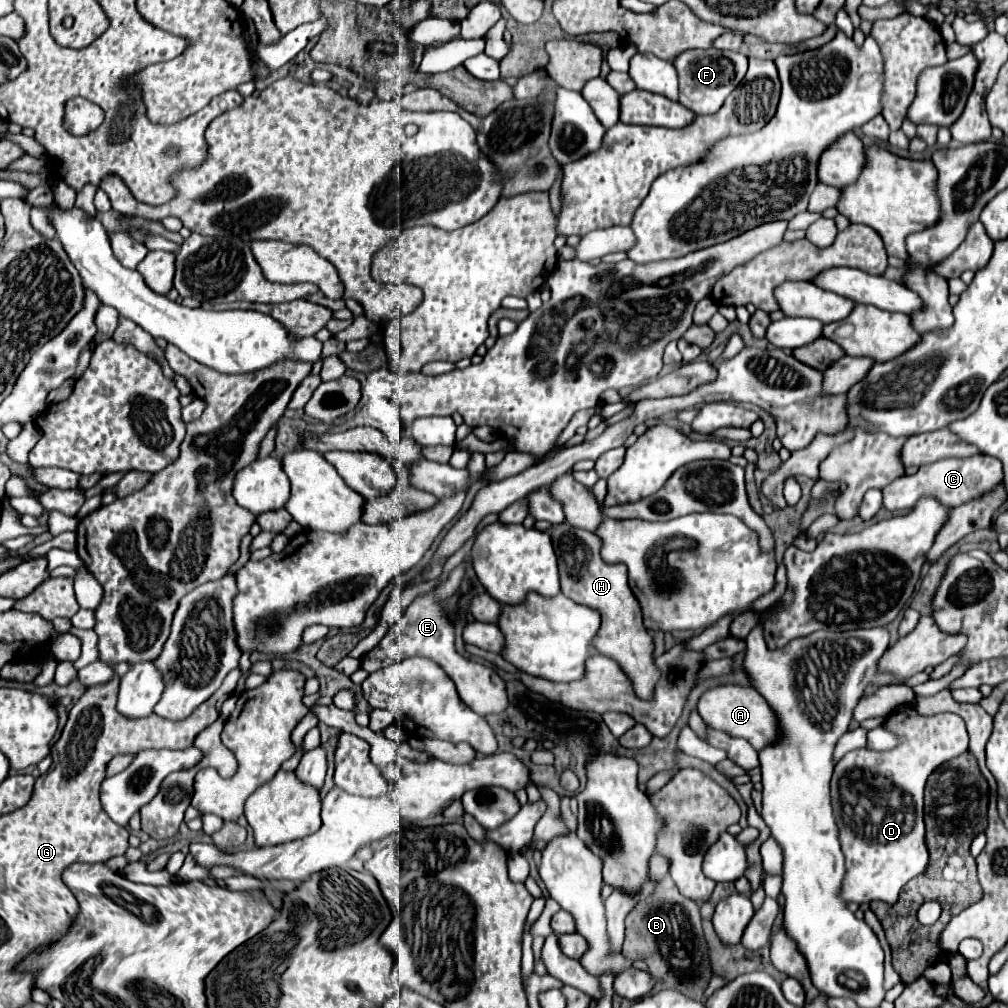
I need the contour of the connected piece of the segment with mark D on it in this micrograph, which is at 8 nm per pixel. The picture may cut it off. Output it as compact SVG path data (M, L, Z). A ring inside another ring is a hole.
M902 705L884 725L902 737L896 749L850 751L838 761L832 775L832 807L840 823L840 843L846 857L842 897L860 905L874 899L894 903L900 889L926 871L930 857L924 843L926 781L942 763L968 751L966 725L954 713L922 717L912 707ZM856 775L868 775L866 783L860 785L864 779ZM846 787L870 787L870 805L860 813L856 807L846 807Z

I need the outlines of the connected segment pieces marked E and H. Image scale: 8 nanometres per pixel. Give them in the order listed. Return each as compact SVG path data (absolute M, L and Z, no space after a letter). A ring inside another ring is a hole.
M464 559L446 577L446 581L442 581L440 585L436 585L432 591L418 595L410 603L410 607L404 611L402 619L388 629L388 633L384 635L384 639L372 651L368 651L366 655L360 657L360 667L366 669L368 673L374 673L374 671L378 671L382 667L388 667L390 663L398 663L398 661L402 661L406 657L416 657L416 655L418 657L428 657L428 659L436 661L448 673L448 677L456 683L460 699L474 713L478 713L478 715L490 715L490 713L504 711L506 705L508 705L504 681L500 679L500 675L496 675L494 669L490 669L490 667L486 667L482 663L470 661L470 659L462 657L456 651L456 645L454 645L454 623L448 619L448 615L444 613L444 605L440 603L440 601L446 601L448 597L452 597L460 589L460 583L462 583L462 579L466 575L468 561L470 559Z
M566 521L552 525L550 537L558 557L562 593L576 603L598 609L602 615L600 631L594 637L596 651L618 661L620 667L630 675L630 679L634 679L634 689L638 691L638 695L644 695L644 699L650 699L650 691L654 689L654 683L658 681L658 671L654 671L654 663L652 663L654 645L646 627L642 627L640 605L628 587L626 565L604 563L600 557L602 539L596 533L572 527Z

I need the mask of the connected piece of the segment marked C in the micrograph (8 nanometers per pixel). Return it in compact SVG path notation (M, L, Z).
M978 453L978 455L970 455L970 457L962 457L962 459L942 459L942 461L936 461L930 465L922 465L918 469L918 473L902 475L902 477L894 479L890 485L886 485L882 489L884 507L890 511L912 509L914 503L922 495L934 495L934 497L942 499L942 503L946 503L948 507L958 507L958 505L966 503L966 499L978 497L982 491L990 491L990 487L996 487L1002 479L1004 479L1002 463L998 463L998 459L994 459L990 455Z

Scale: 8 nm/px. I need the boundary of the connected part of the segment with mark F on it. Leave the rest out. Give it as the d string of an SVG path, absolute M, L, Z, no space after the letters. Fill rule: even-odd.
M696 49L686 51L674 59L674 67L680 79L680 103L694 111L696 115L716 113L724 99L740 85L748 69L748 57L744 53L734 51L718 51L718 49Z

